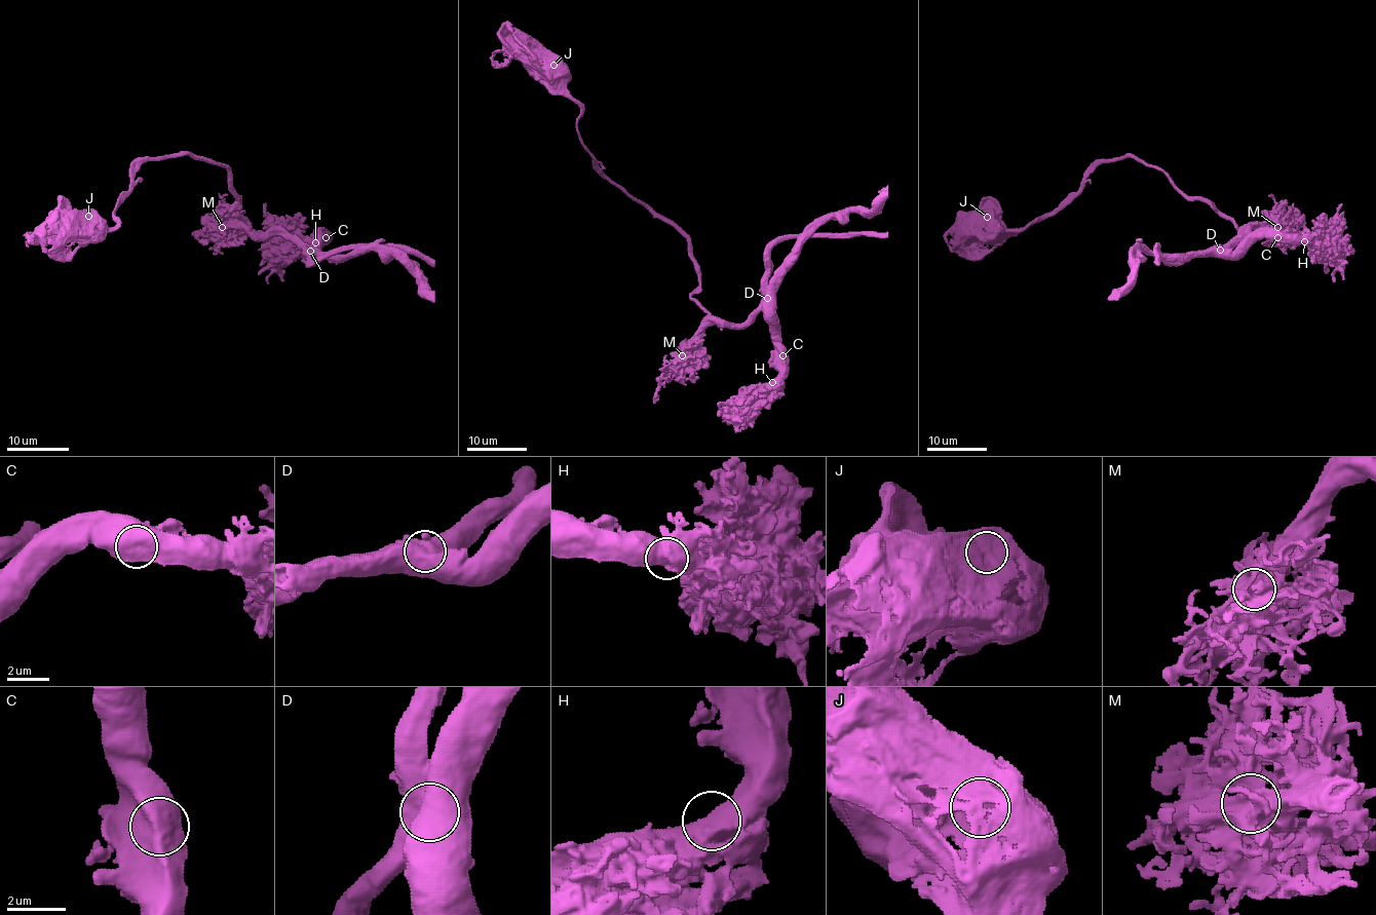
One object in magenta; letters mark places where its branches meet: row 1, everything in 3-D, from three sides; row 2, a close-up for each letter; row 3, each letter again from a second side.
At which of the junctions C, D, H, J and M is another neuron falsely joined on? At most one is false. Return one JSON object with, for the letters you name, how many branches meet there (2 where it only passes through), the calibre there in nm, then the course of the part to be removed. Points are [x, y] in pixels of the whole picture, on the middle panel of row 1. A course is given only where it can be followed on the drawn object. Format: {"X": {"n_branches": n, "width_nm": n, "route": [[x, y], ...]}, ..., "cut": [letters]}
{"D": {"n_branches": 1, "width_nm": 1200, "route": [[768, 298], [739, 325], [715, 321], [691, 297], [691, 243], [603, 174], [565, 81], [506, 23]]}, "cut": ["D"]}

